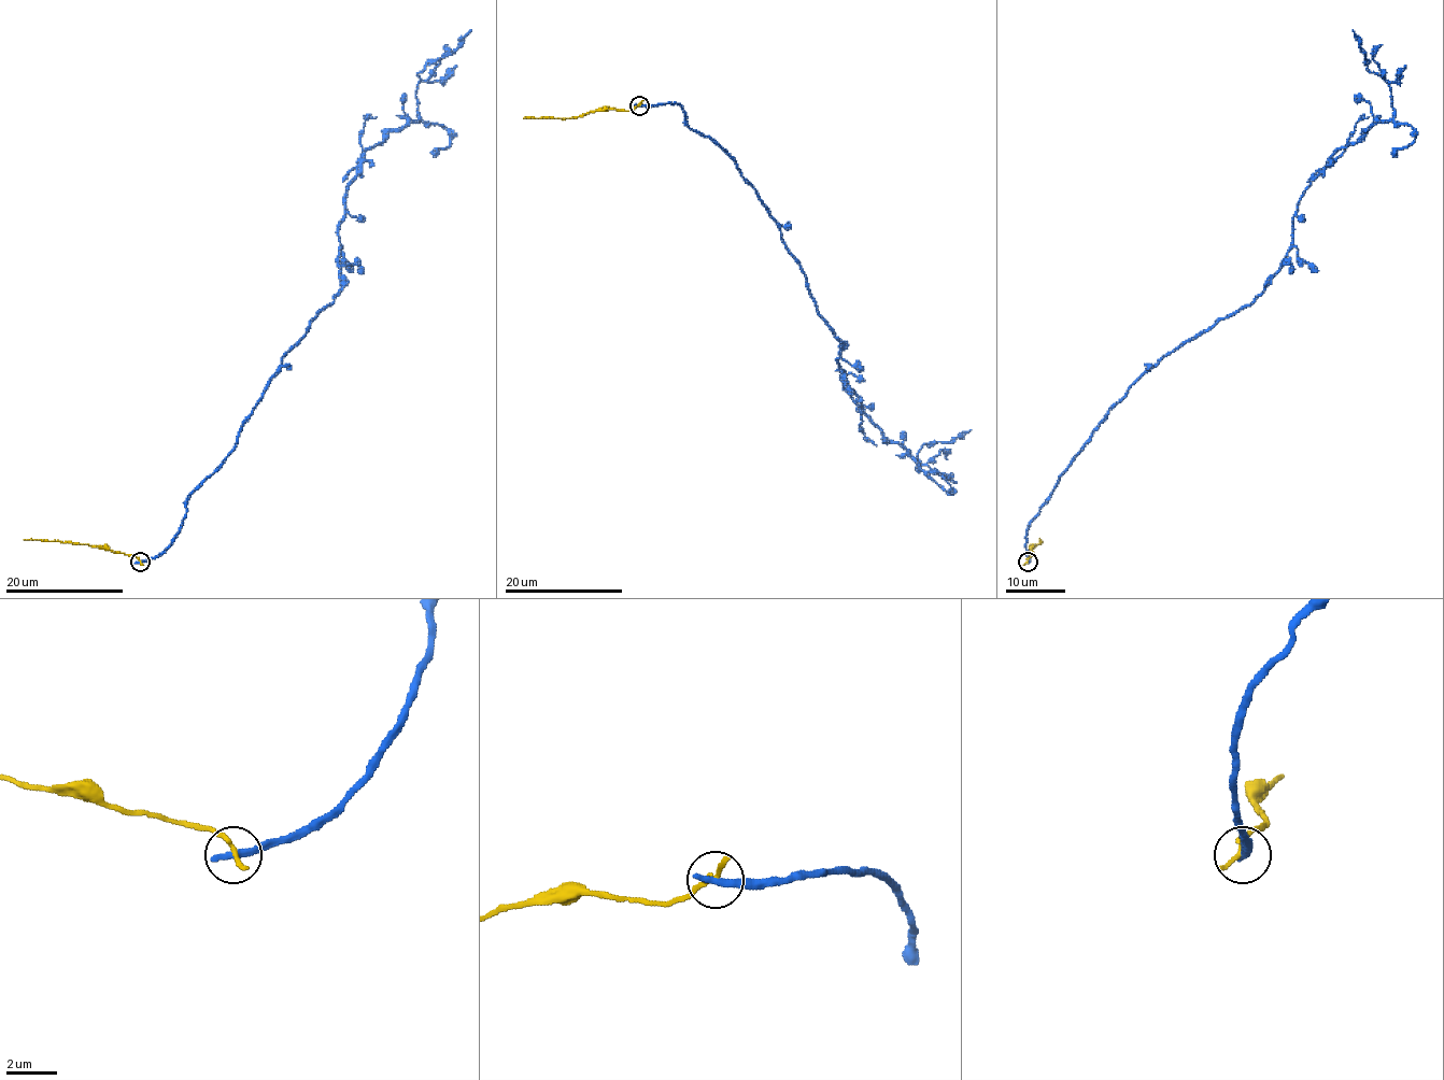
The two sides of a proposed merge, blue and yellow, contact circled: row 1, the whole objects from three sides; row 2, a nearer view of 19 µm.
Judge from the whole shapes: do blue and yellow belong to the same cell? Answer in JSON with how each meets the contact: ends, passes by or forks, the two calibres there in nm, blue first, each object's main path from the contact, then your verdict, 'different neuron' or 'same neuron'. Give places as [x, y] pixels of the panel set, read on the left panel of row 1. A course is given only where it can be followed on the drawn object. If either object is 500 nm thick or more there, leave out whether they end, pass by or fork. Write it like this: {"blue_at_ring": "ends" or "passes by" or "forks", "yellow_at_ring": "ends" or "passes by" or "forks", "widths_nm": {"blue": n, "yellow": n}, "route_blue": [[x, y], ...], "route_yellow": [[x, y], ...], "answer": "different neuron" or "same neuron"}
{"blue_at_ring": "ends", "yellow_at_ring": "ends", "widths_nm": {"blue": 340, "yellow": 240}, "route_blue": [[140, 562], [178, 533], [186, 499], [340, 289], [338, 222], [362, 155], [415, 123], [419, 74], [471, 30]], "route_yellow": [[140, 562], [128, 554], [87, 544], [24, 539]], "answer": "different neuron"}

